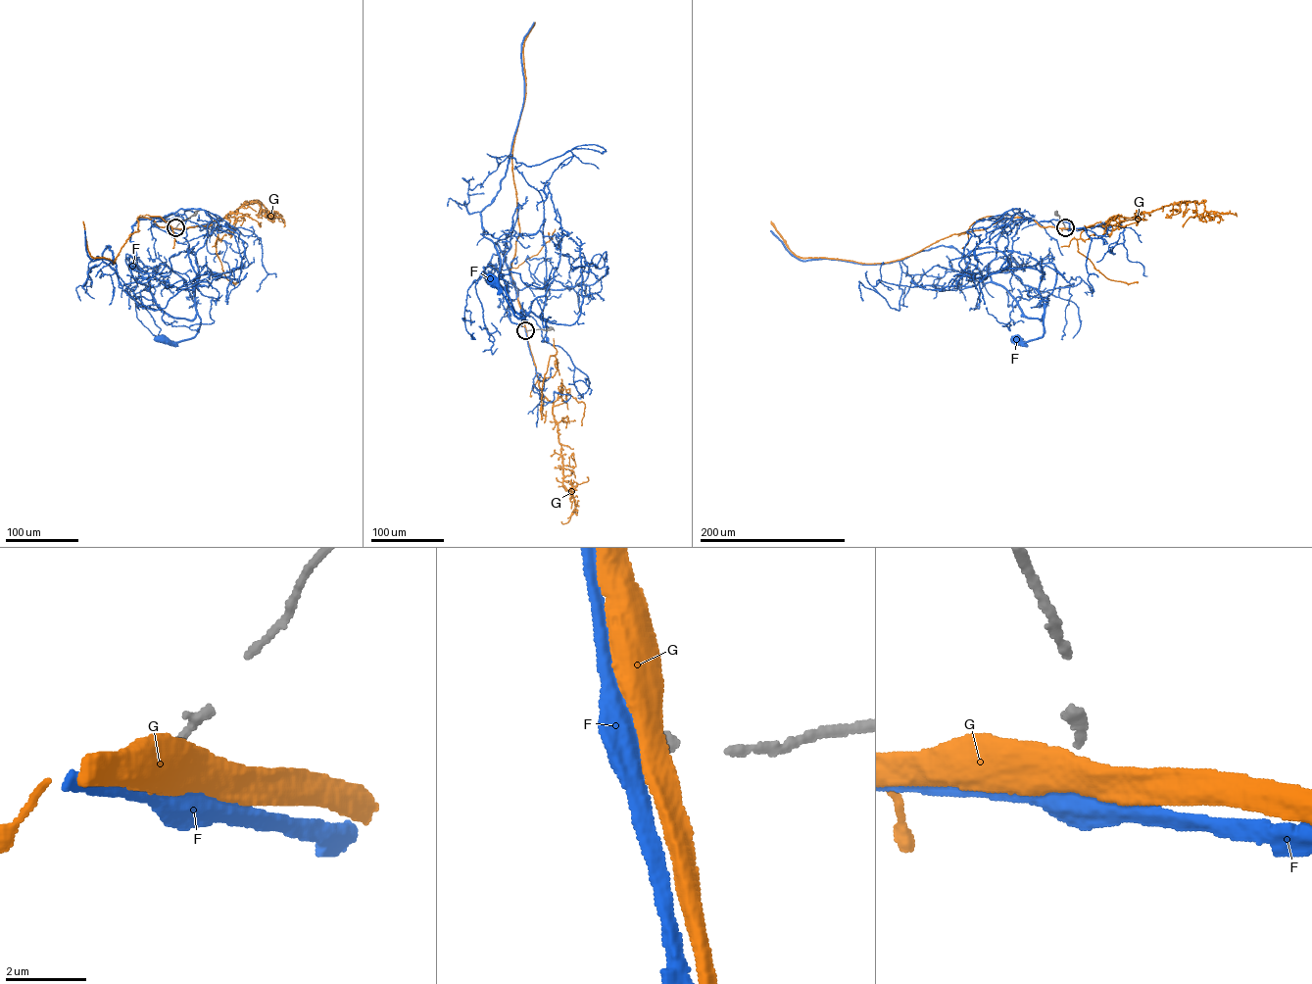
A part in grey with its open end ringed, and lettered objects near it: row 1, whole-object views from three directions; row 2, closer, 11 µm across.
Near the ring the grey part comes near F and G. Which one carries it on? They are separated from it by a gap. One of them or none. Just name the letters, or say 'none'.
none

